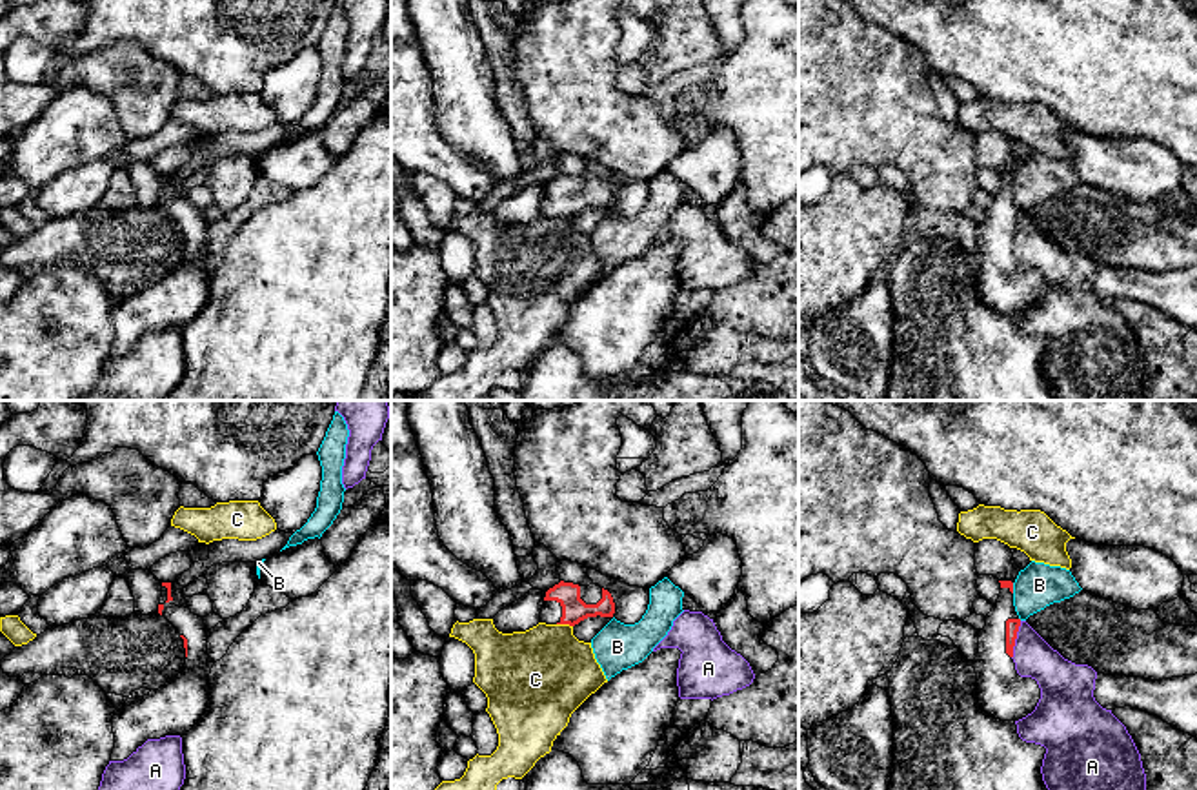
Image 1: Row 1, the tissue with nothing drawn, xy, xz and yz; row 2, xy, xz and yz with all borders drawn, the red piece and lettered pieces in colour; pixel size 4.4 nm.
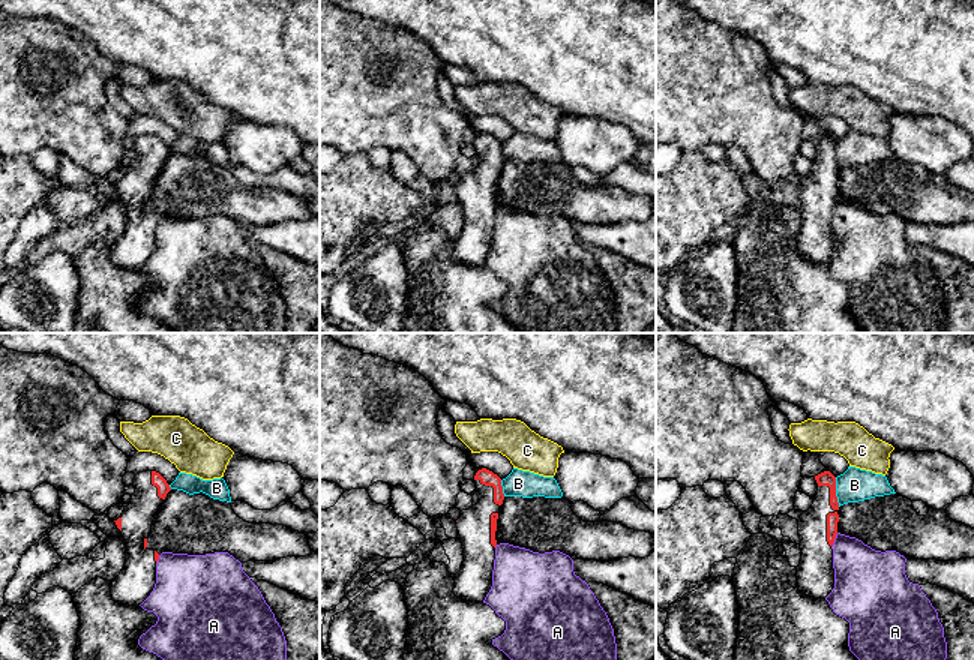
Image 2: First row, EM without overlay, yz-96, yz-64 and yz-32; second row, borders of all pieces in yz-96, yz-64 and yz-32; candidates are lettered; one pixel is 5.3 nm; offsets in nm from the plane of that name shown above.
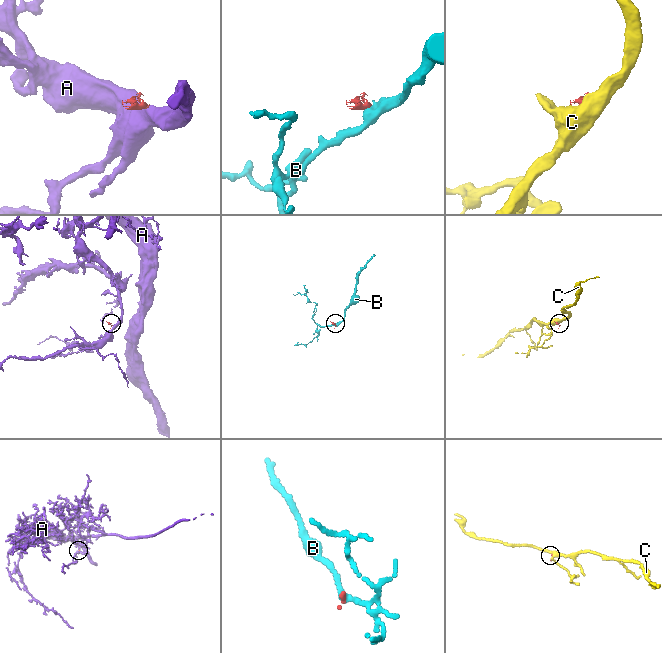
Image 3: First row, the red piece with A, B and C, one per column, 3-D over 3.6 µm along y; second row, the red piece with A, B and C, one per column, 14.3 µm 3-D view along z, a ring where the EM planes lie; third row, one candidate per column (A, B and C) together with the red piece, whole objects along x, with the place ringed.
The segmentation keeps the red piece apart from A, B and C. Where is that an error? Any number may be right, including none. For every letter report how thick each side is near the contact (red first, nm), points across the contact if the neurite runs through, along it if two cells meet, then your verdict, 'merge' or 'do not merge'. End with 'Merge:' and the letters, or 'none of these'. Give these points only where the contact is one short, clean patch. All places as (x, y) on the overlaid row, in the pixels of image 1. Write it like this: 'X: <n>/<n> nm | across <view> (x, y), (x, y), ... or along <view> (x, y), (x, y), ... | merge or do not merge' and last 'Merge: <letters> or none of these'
A: 60/180 nm | along yz (1021, 621), (1012, 658) | do not merge
B: 30/200 nm | along yz (1012, 583), (1014, 592) | do not merge
C: 110/420 nm | along xz (557, 623), (572, 627) | do not merge
Merge: none of these

